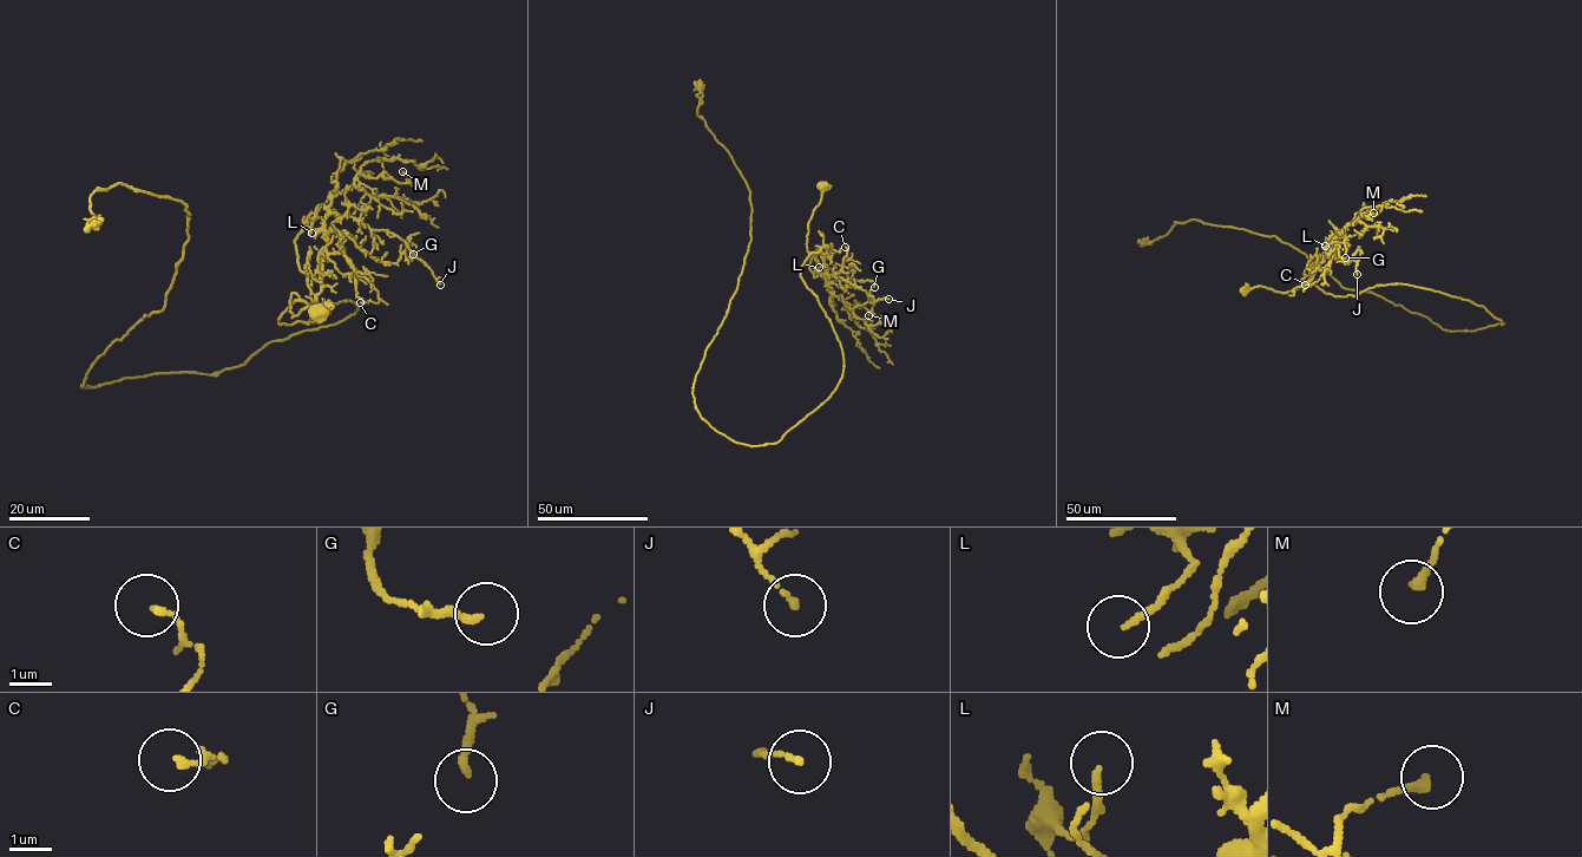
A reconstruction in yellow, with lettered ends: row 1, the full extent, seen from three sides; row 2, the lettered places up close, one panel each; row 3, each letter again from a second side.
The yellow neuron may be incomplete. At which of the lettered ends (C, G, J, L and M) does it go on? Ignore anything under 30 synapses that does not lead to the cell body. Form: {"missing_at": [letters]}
{"missing_at": []}

